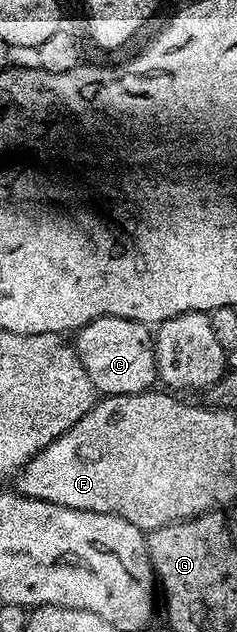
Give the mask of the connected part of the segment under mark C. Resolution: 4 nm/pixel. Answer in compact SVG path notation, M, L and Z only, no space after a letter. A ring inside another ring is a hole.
M101 317L79 328L73 339L73 346L75 352L79 354L81 365L85 365L85 373L89 373L89 381L93 381L100 396L136 395L142 391L152 390L156 386L155 337L152 328L146 323L139 323L136 319Z

